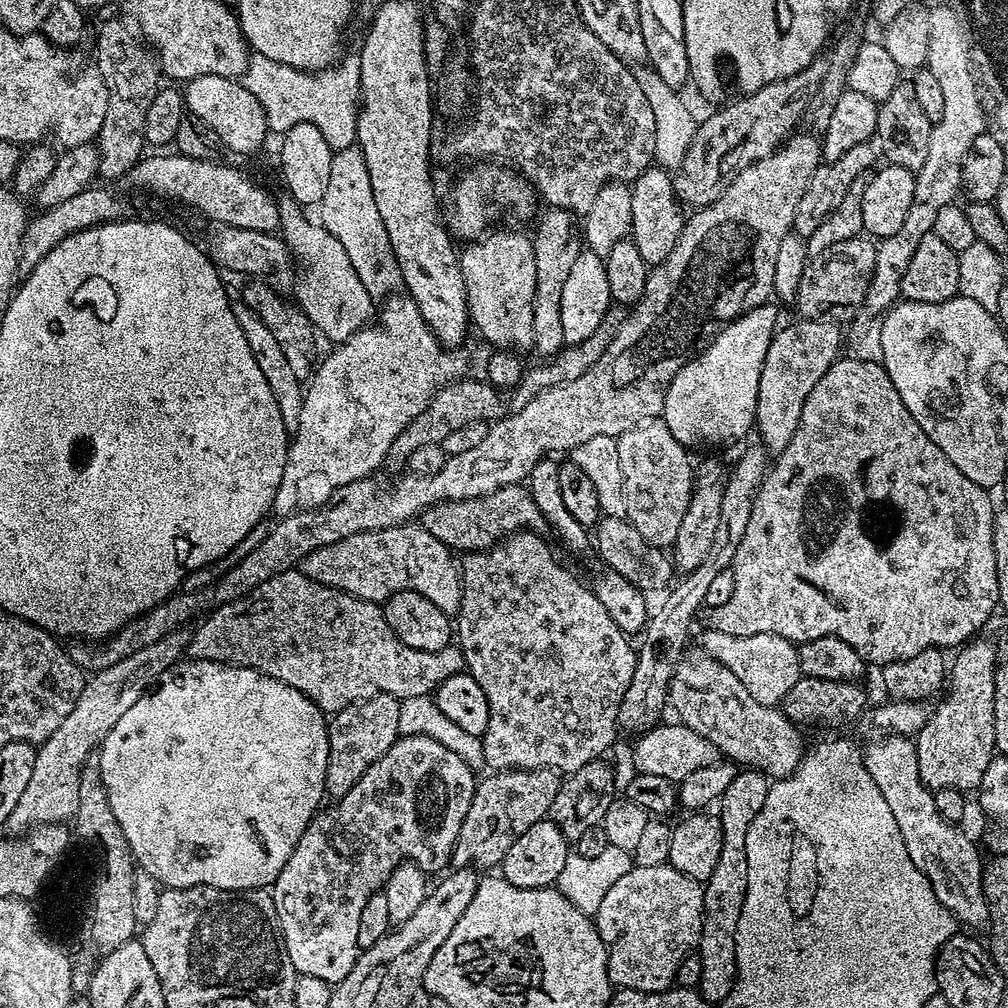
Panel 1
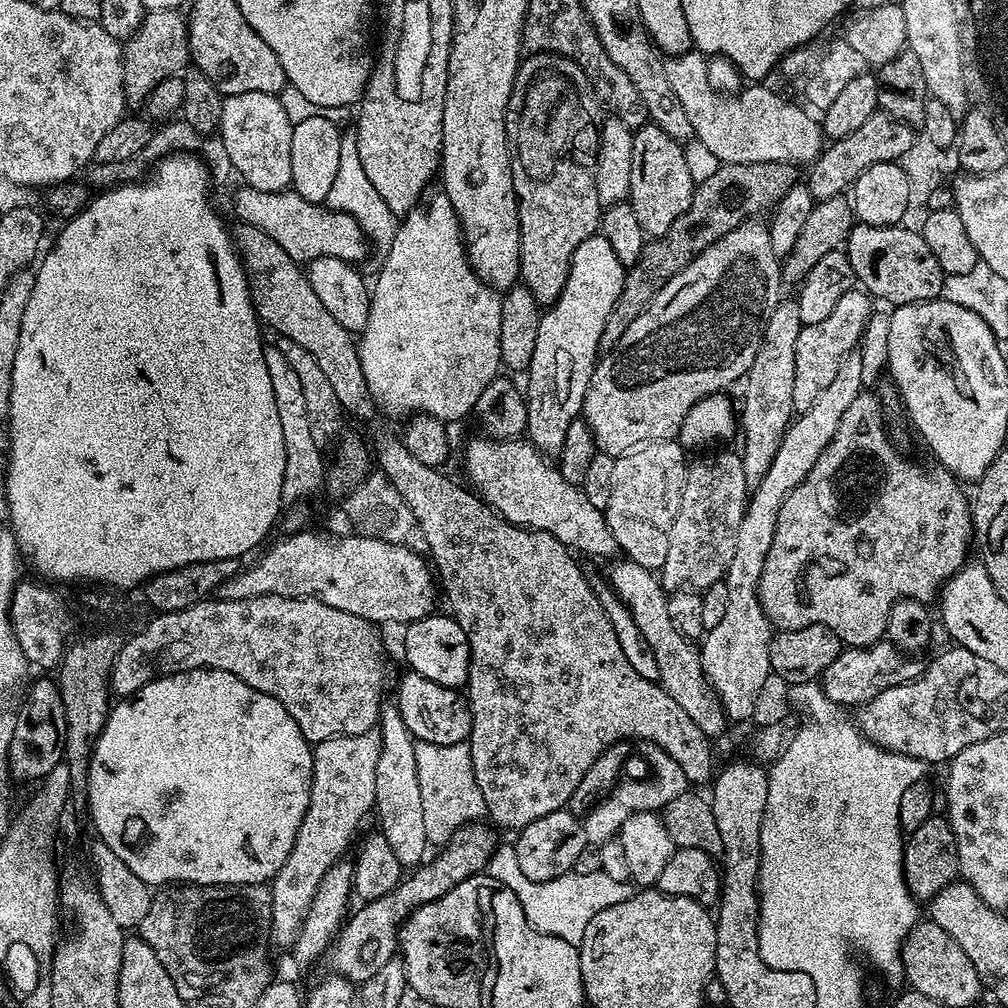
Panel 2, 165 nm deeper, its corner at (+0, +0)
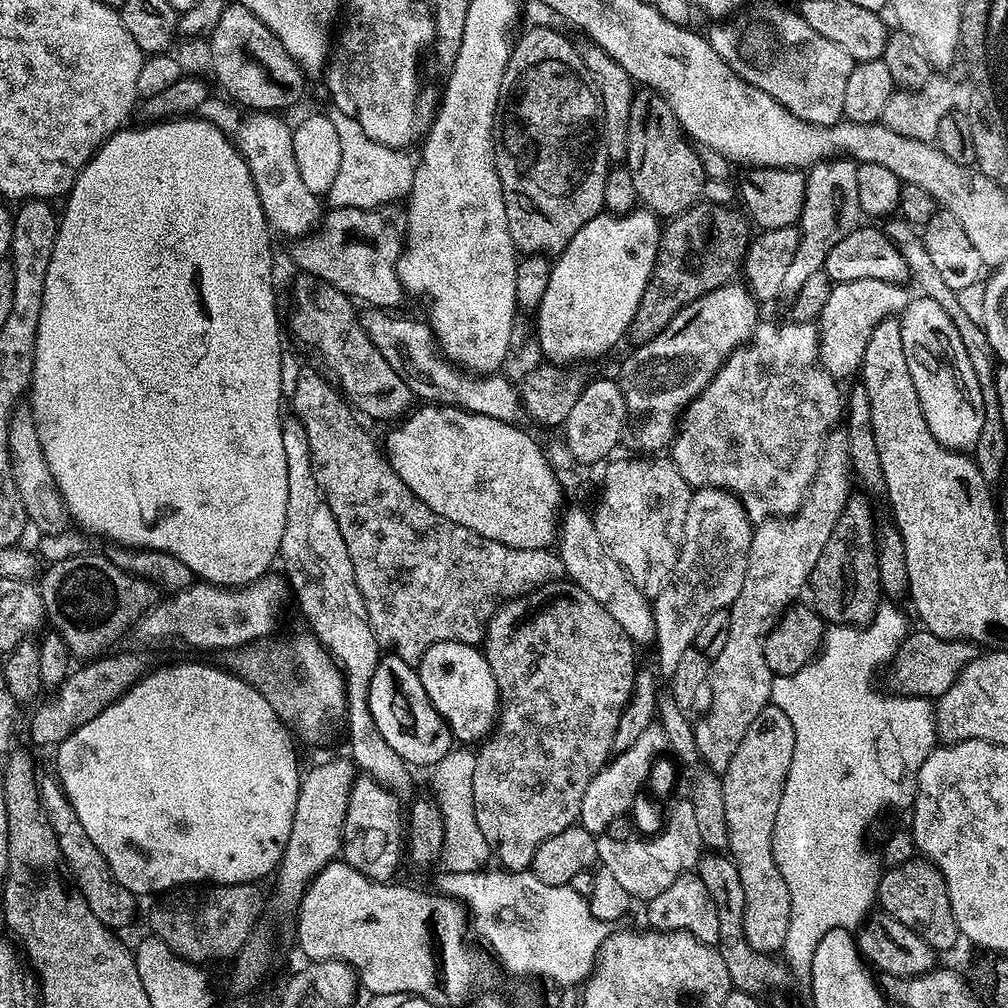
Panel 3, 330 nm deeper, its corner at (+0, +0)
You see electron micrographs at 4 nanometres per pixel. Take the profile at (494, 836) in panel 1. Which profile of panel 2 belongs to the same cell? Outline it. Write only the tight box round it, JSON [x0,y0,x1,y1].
[326,822,498,984]

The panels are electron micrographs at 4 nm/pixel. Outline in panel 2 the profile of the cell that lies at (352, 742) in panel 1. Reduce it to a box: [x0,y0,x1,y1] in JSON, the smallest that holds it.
[270,730,380,950]

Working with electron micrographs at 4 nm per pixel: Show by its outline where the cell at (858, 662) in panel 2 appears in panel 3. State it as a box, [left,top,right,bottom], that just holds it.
[890,630,978,698]

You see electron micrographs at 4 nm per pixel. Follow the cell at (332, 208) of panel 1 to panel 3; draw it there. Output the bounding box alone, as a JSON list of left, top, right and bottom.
[330,108,416,208]

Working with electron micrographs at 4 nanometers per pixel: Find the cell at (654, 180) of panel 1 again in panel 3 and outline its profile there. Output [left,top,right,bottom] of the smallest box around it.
[626,90,706,218]

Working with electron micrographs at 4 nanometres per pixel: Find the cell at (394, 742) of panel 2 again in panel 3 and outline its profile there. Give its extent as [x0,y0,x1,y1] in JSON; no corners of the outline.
[278,418,413,798]

